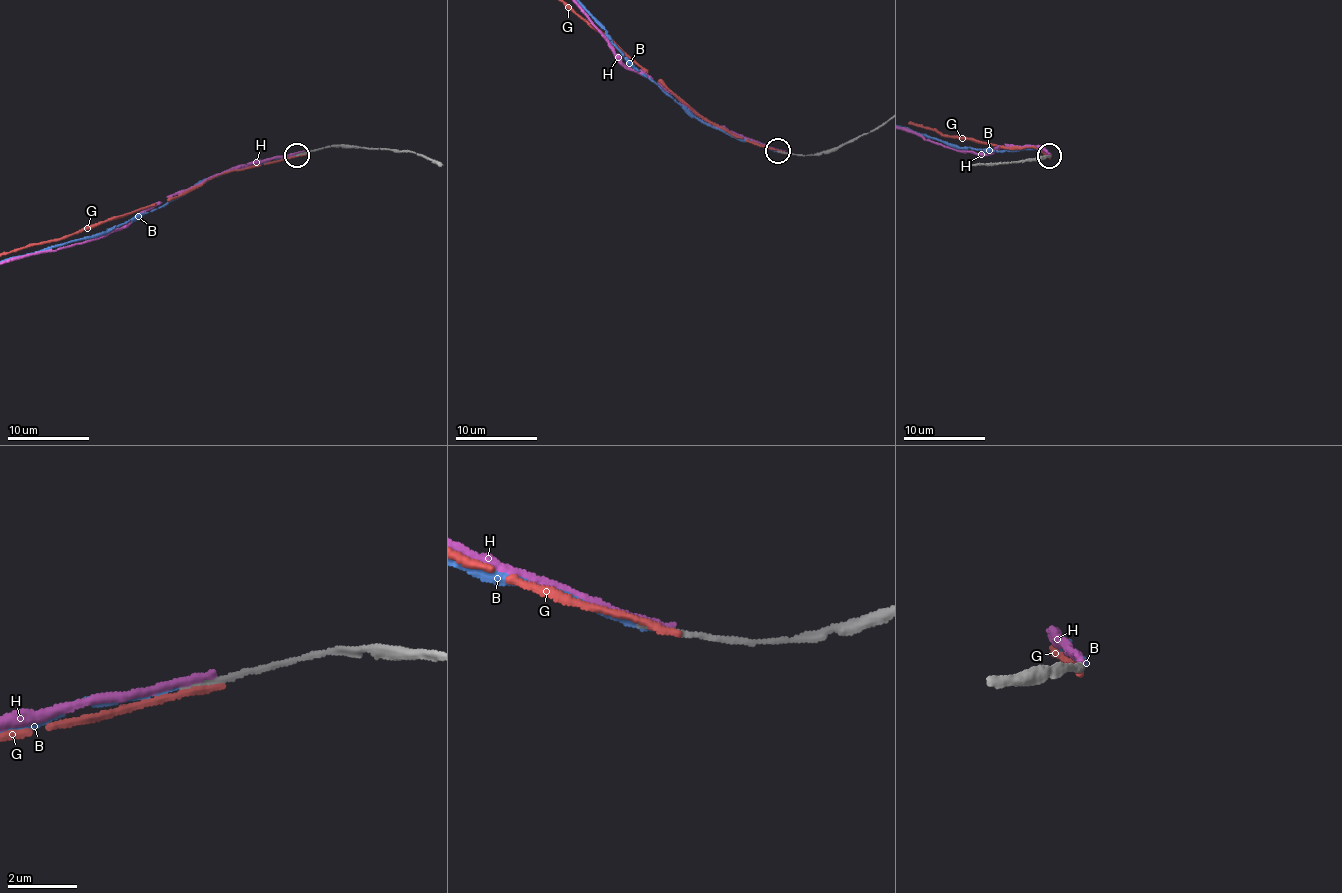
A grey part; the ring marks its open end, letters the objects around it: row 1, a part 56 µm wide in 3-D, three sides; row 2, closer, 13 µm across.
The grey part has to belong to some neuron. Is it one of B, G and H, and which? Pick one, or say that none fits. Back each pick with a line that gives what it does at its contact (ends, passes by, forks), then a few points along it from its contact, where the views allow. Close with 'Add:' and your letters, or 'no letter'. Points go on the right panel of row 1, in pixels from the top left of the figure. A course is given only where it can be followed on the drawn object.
Add: no letter

